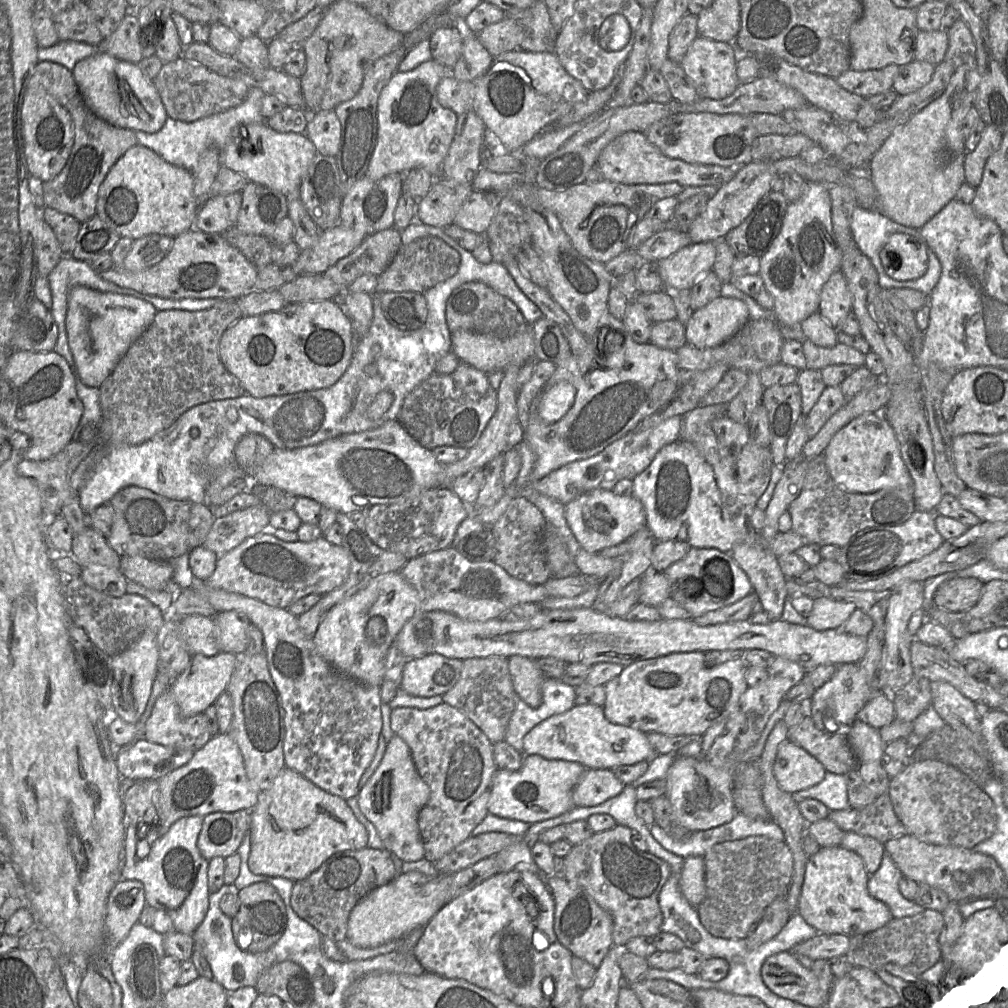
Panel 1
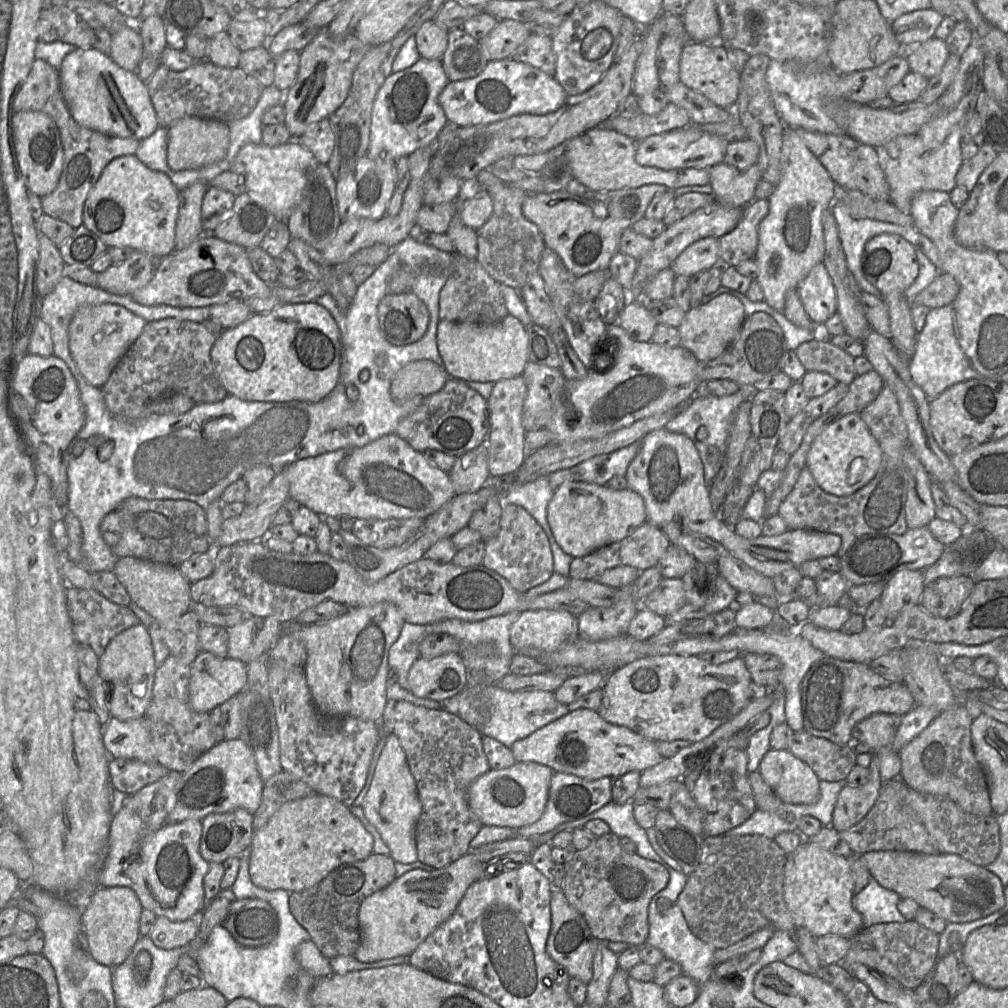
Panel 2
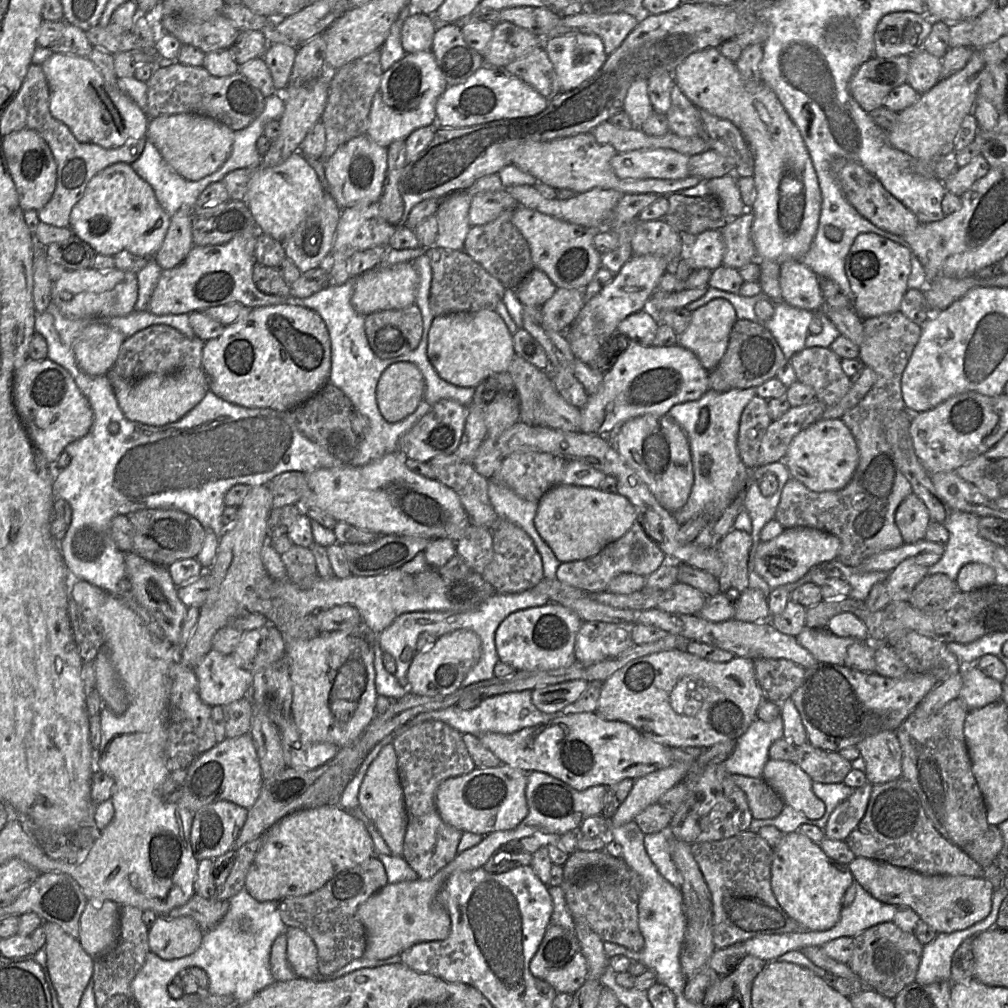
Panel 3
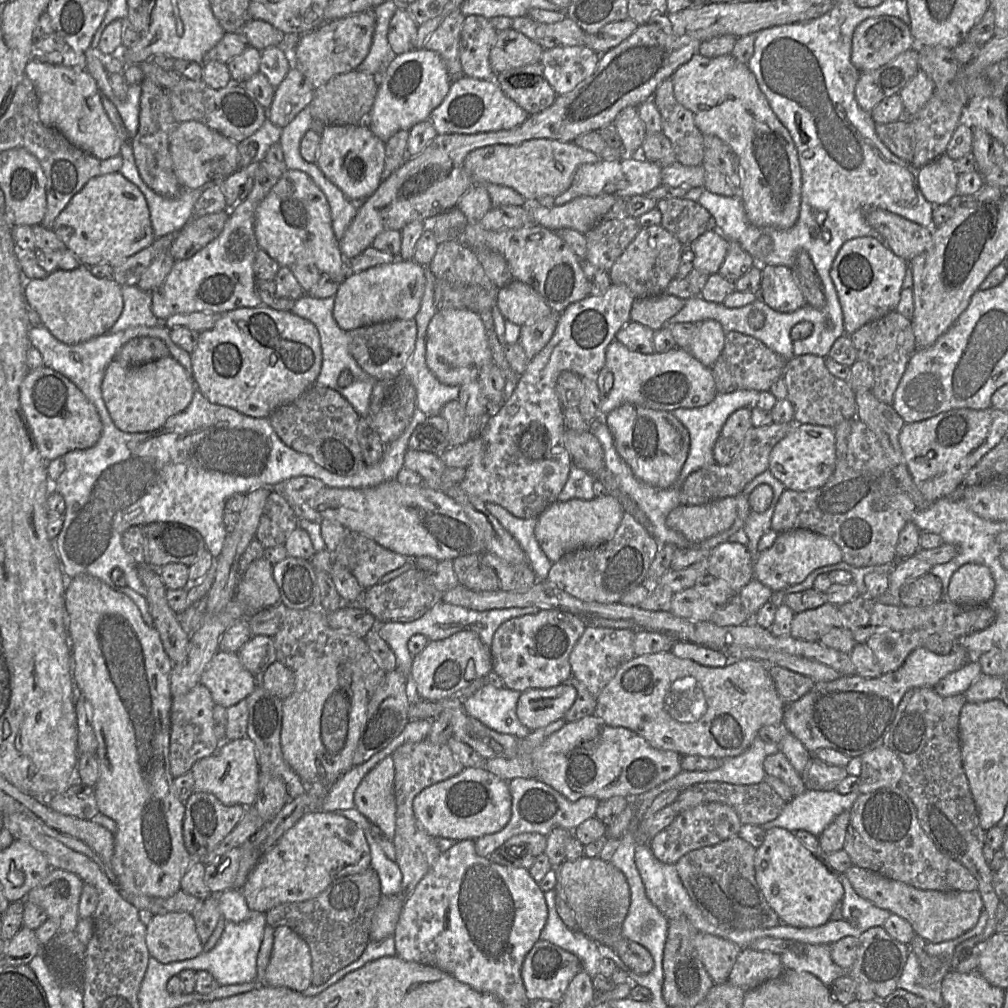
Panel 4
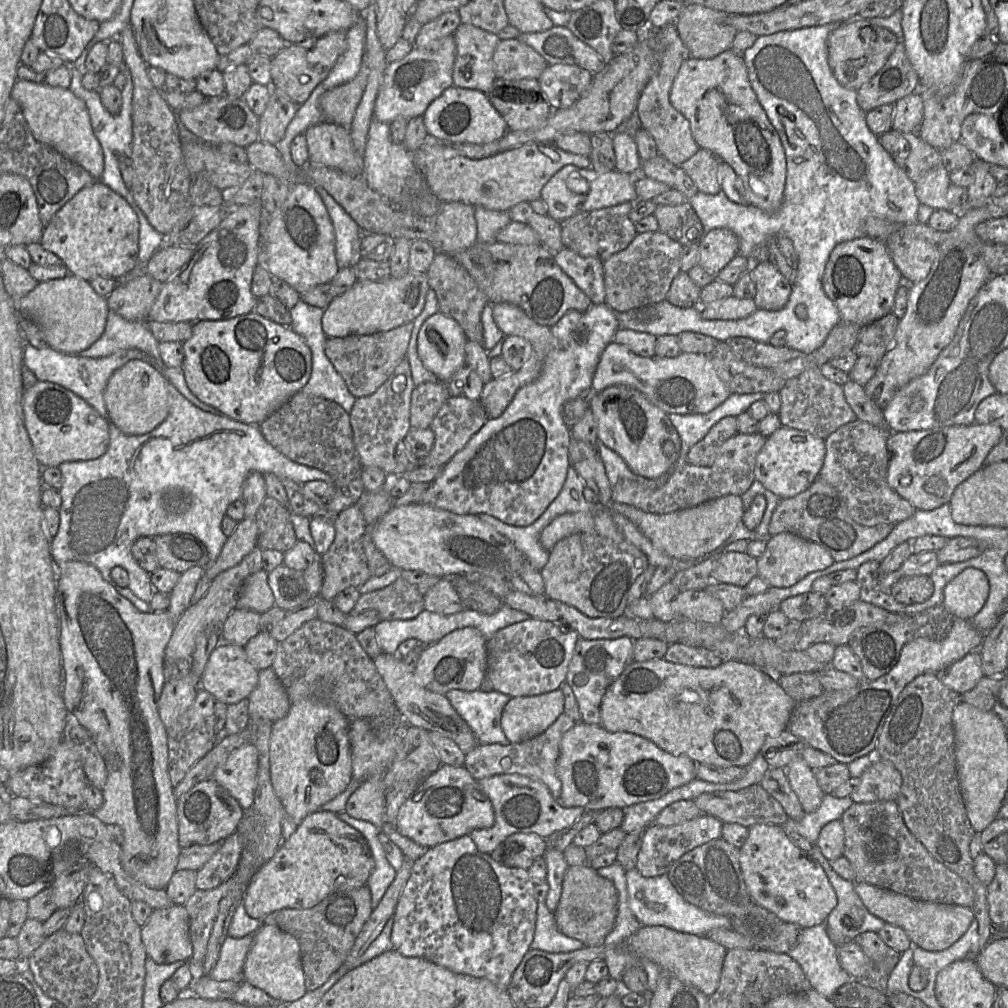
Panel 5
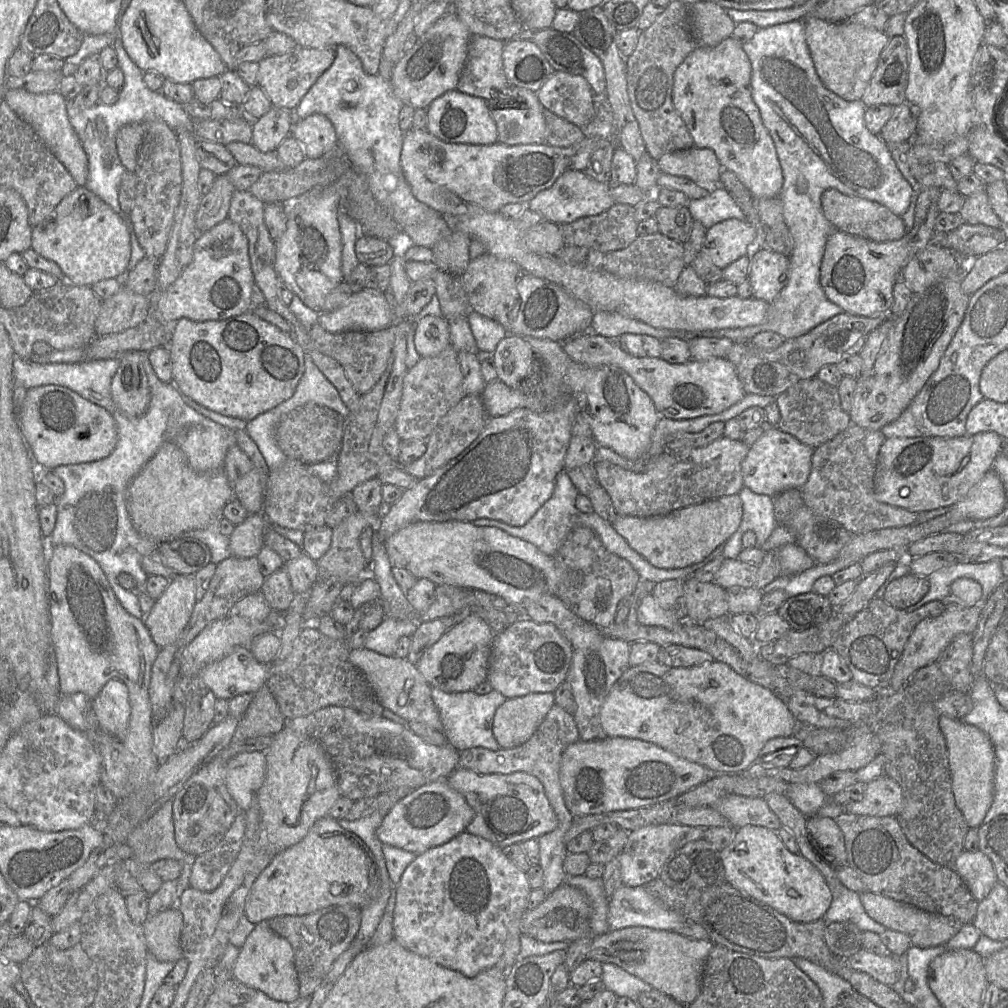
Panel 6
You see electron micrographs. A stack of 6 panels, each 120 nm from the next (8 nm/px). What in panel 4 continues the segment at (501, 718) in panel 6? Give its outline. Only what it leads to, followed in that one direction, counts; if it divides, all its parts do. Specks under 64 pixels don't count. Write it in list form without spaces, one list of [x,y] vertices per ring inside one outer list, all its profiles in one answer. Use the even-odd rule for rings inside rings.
[[[568,682],[547,689],[528,689],[517,701],[517,717],[530,731],[545,727],[564,719],[576,695],[576,689]]]

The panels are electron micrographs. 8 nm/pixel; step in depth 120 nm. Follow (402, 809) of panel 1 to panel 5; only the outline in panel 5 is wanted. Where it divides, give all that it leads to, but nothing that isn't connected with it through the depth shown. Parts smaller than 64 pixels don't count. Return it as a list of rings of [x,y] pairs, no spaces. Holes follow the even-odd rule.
[[[382,777],[364,781],[349,797],[344,811],[353,818],[368,821],[381,830],[386,823],[386,799]]]

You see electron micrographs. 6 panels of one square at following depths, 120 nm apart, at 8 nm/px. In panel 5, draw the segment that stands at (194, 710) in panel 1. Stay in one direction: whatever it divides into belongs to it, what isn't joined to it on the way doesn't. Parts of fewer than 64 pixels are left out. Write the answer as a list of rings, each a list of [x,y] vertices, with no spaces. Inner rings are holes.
[[[220,643],[210,654],[200,679],[200,687],[226,705],[248,698],[258,683],[259,671],[249,662],[242,646]]]

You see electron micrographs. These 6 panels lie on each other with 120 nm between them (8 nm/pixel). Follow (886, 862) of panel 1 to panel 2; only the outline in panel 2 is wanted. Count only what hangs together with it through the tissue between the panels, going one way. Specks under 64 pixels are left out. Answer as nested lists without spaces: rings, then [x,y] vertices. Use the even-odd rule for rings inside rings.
[[[871,878],[867,886],[852,898],[852,906],[863,919],[863,927],[889,922],[906,922],[897,905],[898,893],[882,887]]]

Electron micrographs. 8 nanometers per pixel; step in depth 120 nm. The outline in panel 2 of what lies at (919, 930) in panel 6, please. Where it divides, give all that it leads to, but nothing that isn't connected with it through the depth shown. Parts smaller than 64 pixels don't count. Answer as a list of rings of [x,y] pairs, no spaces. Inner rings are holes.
[[[871,851],[861,855],[871,877],[900,897],[911,898],[948,923],[966,923],[987,917],[1005,906],[1004,886],[987,867],[950,853],[922,854],[910,851]]]

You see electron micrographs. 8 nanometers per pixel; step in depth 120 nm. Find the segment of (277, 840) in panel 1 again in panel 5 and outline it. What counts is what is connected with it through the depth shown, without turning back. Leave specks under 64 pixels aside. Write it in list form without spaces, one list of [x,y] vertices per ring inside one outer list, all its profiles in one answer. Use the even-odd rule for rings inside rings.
[[[317,810],[305,817],[274,856],[255,873],[243,896],[243,905],[248,916],[258,920],[285,908],[309,909],[335,892],[367,885],[373,868],[374,859],[364,836],[335,813]]]

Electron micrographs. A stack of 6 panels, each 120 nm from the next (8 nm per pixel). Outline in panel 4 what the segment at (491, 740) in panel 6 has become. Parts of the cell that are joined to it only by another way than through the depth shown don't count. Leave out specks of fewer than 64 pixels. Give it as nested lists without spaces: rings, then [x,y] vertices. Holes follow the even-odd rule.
[[[485,684],[475,693],[462,699],[466,713],[486,727],[522,739],[530,732],[518,719],[517,701],[521,692],[505,686],[496,688]]]

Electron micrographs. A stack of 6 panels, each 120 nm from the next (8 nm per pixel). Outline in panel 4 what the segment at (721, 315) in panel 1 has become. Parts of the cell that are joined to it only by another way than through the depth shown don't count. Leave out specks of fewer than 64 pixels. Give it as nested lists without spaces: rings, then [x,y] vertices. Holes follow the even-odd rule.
[[[709,319],[695,324],[698,324],[698,331],[686,349],[703,365],[712,368],[723,352],[727,333],[716,320]]]

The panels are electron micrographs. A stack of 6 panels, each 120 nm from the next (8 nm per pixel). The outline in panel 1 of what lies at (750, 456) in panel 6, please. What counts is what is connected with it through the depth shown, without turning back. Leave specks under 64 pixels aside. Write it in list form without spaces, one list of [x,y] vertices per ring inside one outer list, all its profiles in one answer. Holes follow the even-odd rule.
[[[882,413],[863,414],[853,419],[832,437],[823,456],[830,476],[846,492],[872,493],[892,487],[913,488],[895,432]]]

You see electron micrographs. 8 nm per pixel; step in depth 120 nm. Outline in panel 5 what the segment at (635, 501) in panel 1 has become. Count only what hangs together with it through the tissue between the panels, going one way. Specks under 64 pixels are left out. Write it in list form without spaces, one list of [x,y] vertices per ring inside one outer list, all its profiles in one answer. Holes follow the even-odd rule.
[[[589,512],[566,513],[556,517],[540,534],[541,546],[550,552],[557,542],[575,534],[593,531],[594,515]]]

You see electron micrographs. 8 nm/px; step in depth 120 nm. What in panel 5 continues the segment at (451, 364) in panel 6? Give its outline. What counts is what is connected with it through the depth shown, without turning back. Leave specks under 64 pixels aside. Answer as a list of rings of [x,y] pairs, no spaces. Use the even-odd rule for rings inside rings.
[[[445,381],[426,382],[415,386],[410,404],[411,429],[428,428],[449,397],[449,389]]]

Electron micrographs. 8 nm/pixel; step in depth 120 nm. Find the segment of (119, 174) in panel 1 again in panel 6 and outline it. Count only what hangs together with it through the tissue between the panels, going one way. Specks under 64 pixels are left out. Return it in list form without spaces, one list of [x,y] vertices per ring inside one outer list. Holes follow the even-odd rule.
[[[78,187],[44,221],[32,227],[30,248],[56,263],[72,285],[91,287],[102,280],[123,279],[131,257],[127,221],[86,187]]]

